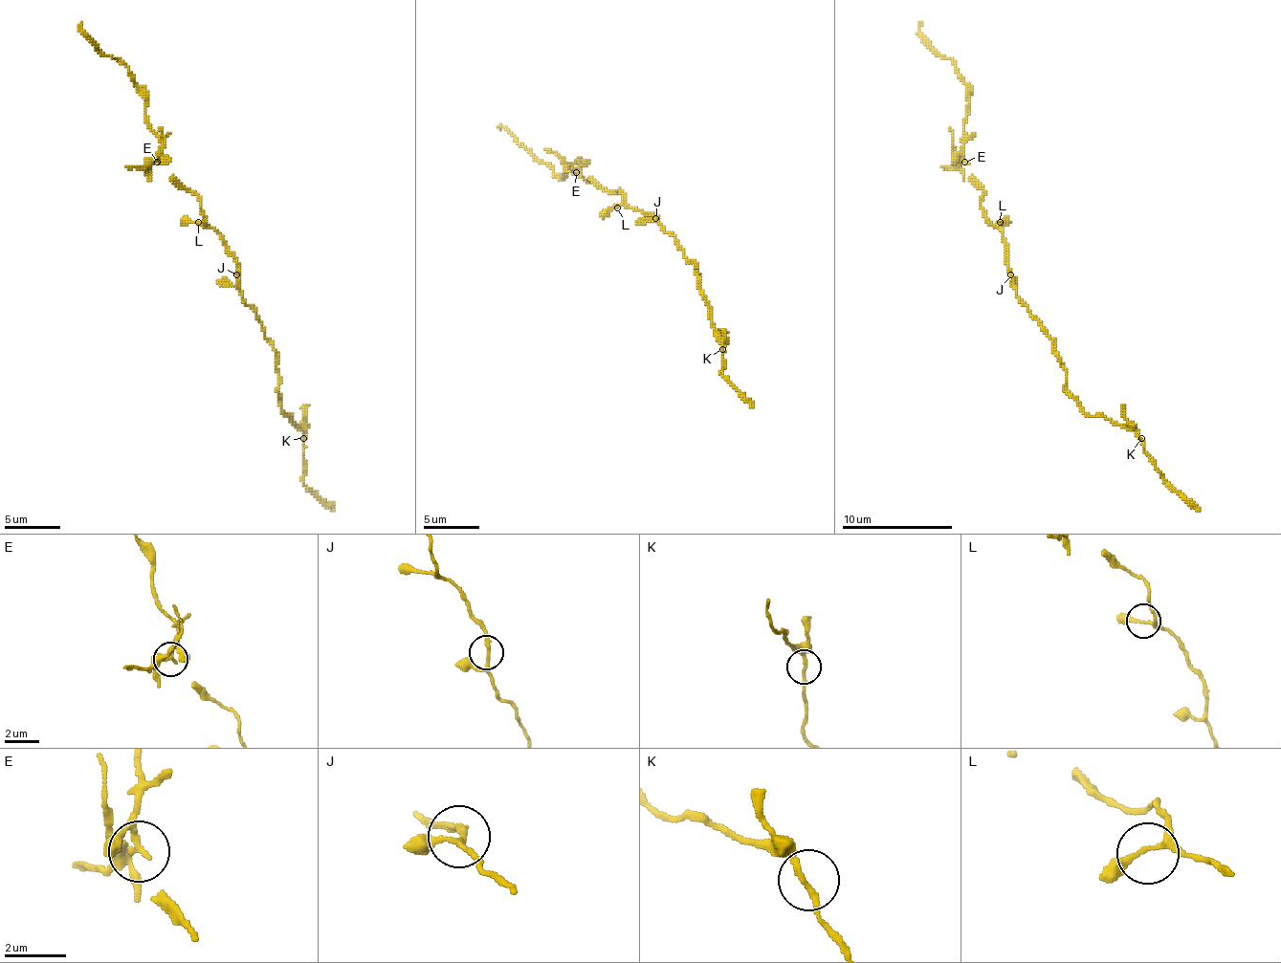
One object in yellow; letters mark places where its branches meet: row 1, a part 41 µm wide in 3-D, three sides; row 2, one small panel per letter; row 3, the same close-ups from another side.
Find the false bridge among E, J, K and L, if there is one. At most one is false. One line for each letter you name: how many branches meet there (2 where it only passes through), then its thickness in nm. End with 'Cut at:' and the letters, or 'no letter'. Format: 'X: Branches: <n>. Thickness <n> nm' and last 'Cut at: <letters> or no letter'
E: Branches: 3. Thickness 140 nm
Cut at: E

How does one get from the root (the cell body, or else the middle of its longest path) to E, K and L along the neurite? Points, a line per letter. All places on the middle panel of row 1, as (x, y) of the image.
E: (658, 218), (633, 210), (626, 202), (620, 188), (603, 190), (592, 180), (581, 177), (575, 171)
K: (658, 218), (661, 227), (675, 238), (683, 254), (695, 266), (697, 285), (709, 307), (709, 318), (722, 349)
L: (658, 218), (623, 205), (617, 207)

